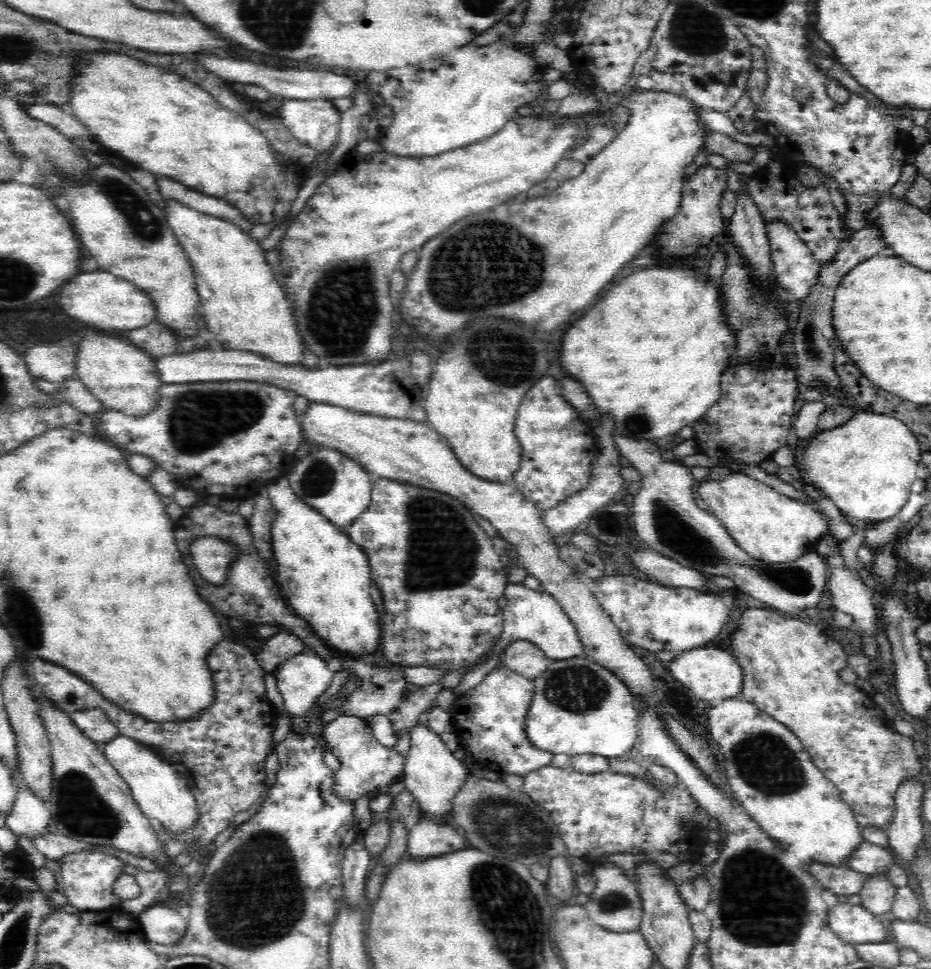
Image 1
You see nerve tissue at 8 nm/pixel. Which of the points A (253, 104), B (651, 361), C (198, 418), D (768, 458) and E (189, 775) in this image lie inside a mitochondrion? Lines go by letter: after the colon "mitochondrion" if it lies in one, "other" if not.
A: other
B: other
C: mitochondrion
D: other
E: other

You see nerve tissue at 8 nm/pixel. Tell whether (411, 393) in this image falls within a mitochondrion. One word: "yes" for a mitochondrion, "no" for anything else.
no

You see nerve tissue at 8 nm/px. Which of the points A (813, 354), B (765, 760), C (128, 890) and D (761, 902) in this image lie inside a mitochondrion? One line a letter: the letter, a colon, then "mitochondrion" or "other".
A: mitochondrion
B: mitochondrion
C: other
D: mitochondrion

